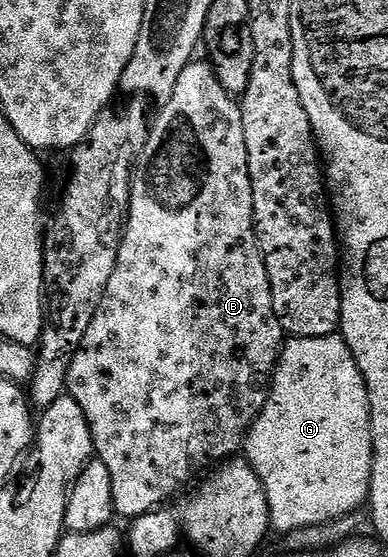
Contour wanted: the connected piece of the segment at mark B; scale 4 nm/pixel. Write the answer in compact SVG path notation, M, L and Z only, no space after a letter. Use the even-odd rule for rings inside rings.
M194 60L187 64L187 68L183 68L183 72L179 72L179 81L175 84L175 92L171 96L171 100L163 103L158 110L161 111L158 114L156 111L155 117L152 119L149 127L147 144L141 147L141 153L137 155L133 168L133 183L131 183L131 192L129 193L129 216L125 219L125 235L121 238L121 247L119 248L119 256L115 264L115 272L111 272L111 280L107 280L107 288L105 289L101 306L97 309L95 316L91 320L91 328L87 328L87 332L83 336L81 346L77 349L77 355L73 358L69 375L65 381L67 392L73 397L75 404L79 404L79 408L83 410L83 416L87 418L87 424L91 428L93 453L96 461L107 464L107 472L111 472L111 496L113 497L114 511L120 517L122 514L126 520L138 518L144 514L149 514L155 509L164 507L168 503L165 501L168 498L175 497L200 470L206 469L205 471L208 471L210 468L216 467L218 464L242 453L245 445L245 436L249 433L249 429L253 426L253 421L259 416L259 412L265 407L265 402L269 399L268 389L271 385L271 375L273 369L277 367L277 360L281 356L283 345L283 331L279 324L279 316L275 316L267 268L265 267L265 261L257 243L257 232L253 229L253 189L251 188L251 176L249 175L249 165L247 164L247 144L243 140L243 116L241 115L238 99L234 95L227 93L223 88L223 84L219 84L212 65L208 61L202 60L200 62L200 60Z

